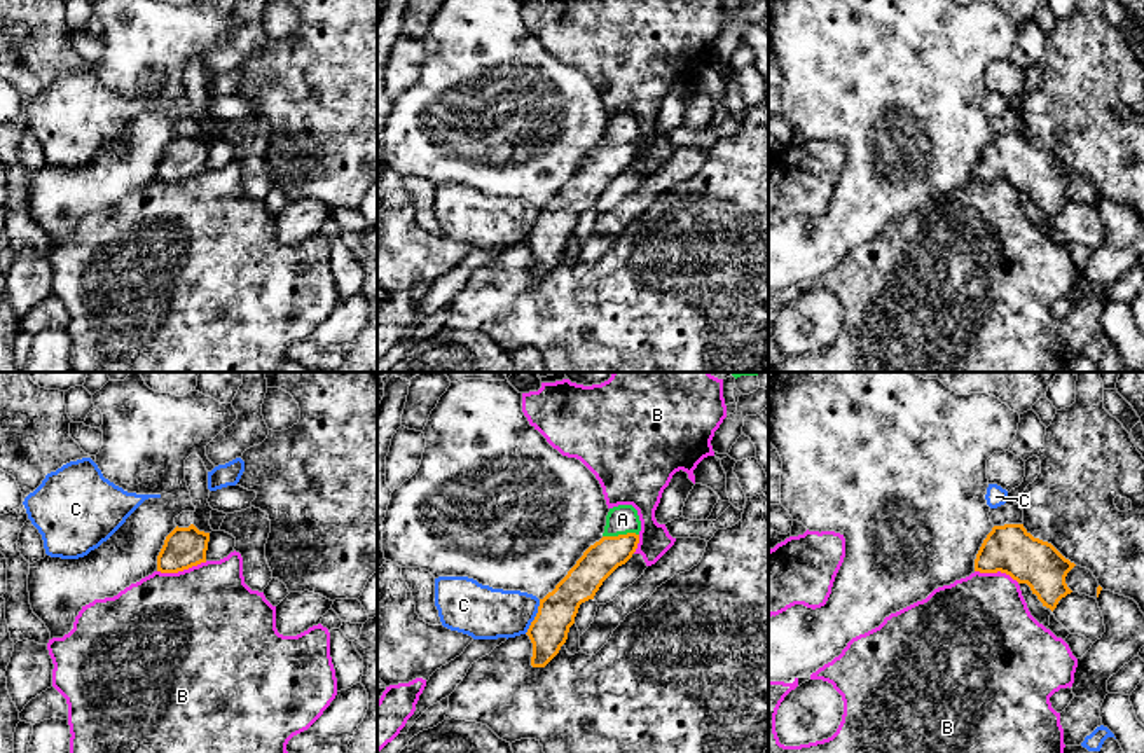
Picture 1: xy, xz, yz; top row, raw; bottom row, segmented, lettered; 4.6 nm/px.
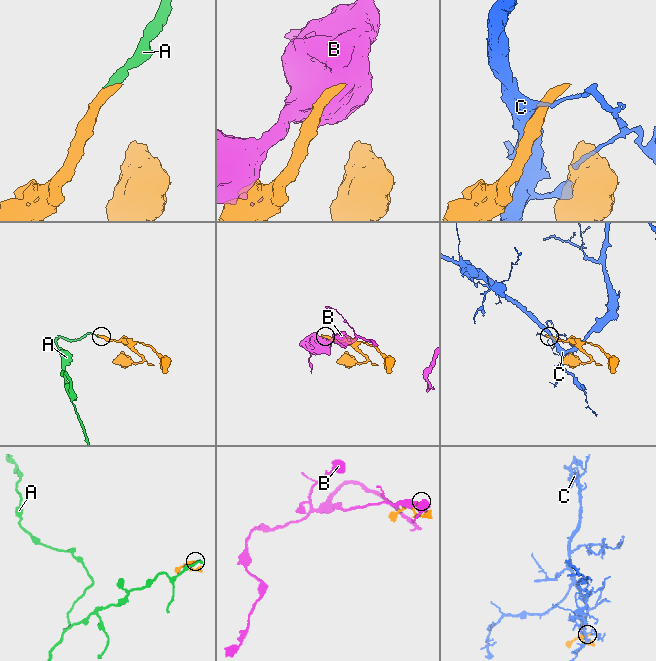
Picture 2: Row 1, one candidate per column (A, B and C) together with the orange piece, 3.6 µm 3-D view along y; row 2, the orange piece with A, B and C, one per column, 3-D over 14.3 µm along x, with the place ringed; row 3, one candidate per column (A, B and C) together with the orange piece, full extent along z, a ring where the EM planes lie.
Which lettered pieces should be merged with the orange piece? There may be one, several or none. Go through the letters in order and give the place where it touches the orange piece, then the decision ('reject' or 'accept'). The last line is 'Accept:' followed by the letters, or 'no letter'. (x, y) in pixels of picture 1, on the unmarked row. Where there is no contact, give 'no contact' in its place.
A: meets orange in xz at (620, 144); accept
B: meets orange in xy at (182, 179); reject
C: meets orange in xz at (535, 226); reject
Accept: A

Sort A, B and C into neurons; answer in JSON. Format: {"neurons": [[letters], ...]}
{"neurons": [["A"], ["B"], ["C"]]}

